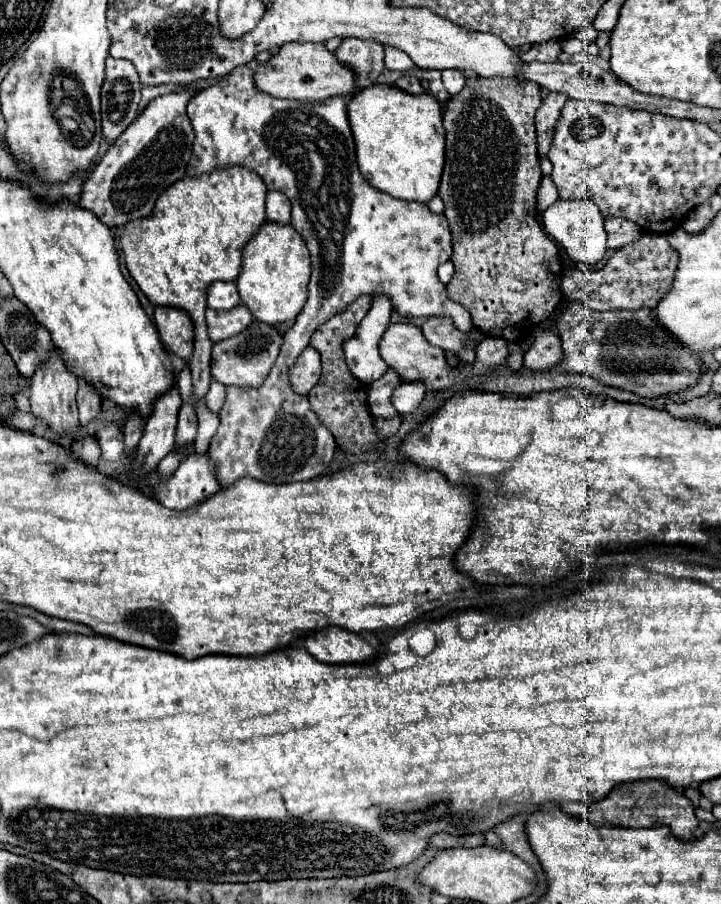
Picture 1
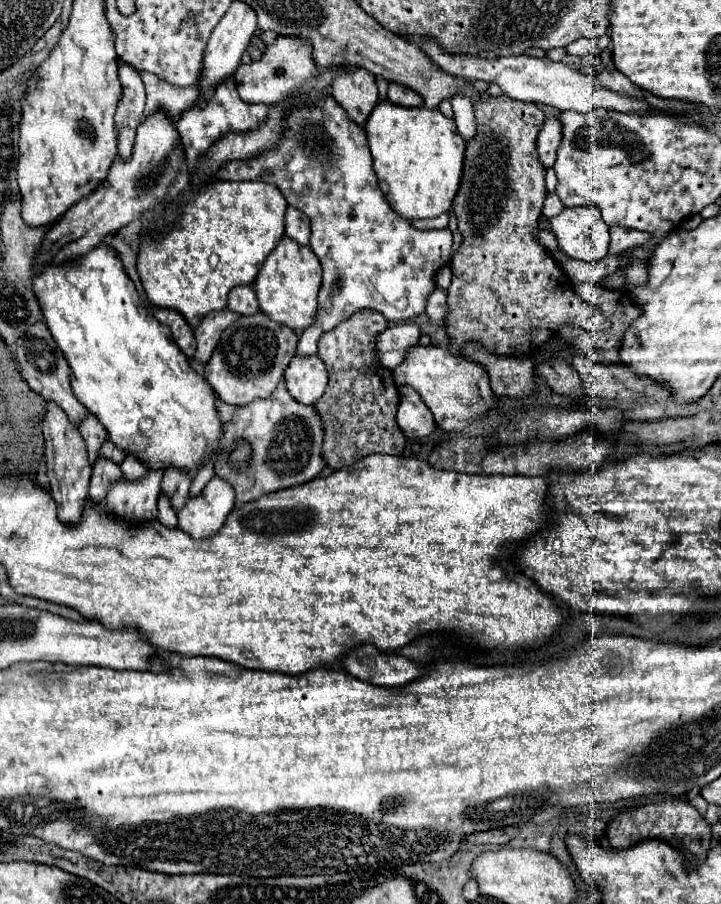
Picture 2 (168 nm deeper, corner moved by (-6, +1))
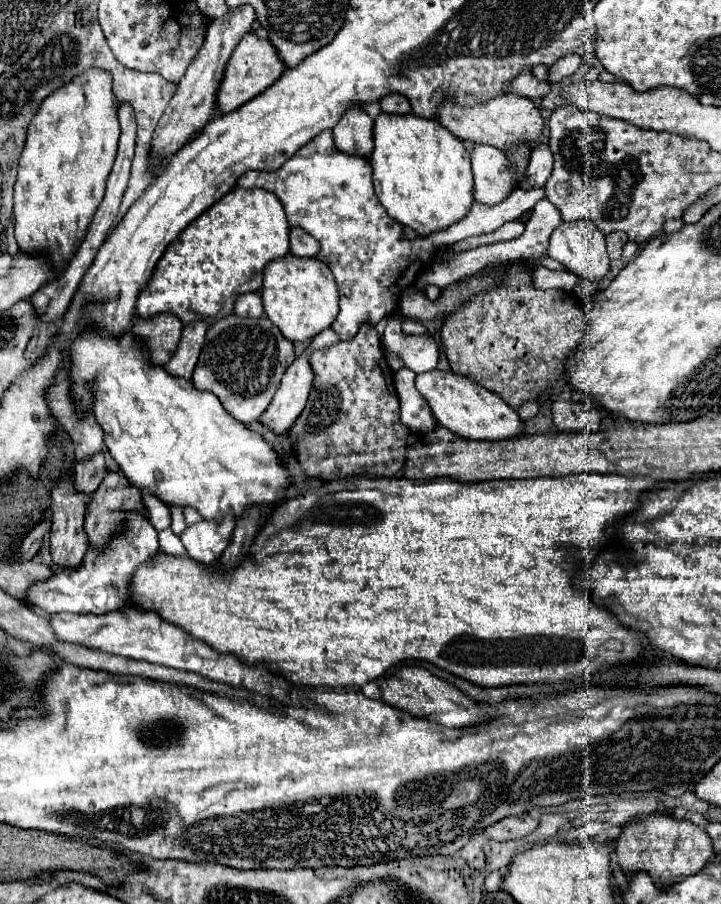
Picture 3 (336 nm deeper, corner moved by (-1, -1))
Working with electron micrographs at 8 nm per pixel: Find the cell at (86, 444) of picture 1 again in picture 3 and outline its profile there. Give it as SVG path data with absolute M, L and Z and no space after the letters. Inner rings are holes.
M108 471L100 487L90 495L90 503L86 509L86 535L92 545L104 545L114 533L122 529L124 511L142 511L146 515L146 509L142 505L140 489L130 485L130 481L120 473Z

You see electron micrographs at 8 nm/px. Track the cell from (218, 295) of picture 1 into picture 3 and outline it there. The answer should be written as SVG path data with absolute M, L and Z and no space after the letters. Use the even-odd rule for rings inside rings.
M242 293L234 303L234 313L238 317L260 317L264 313L260 293Z

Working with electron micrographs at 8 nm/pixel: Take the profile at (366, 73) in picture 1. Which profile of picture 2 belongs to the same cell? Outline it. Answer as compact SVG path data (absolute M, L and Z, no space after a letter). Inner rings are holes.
M367 69L339 71L331 89L331 97L347 111L347 117L365 127L373 107L377 105L375 77Z

